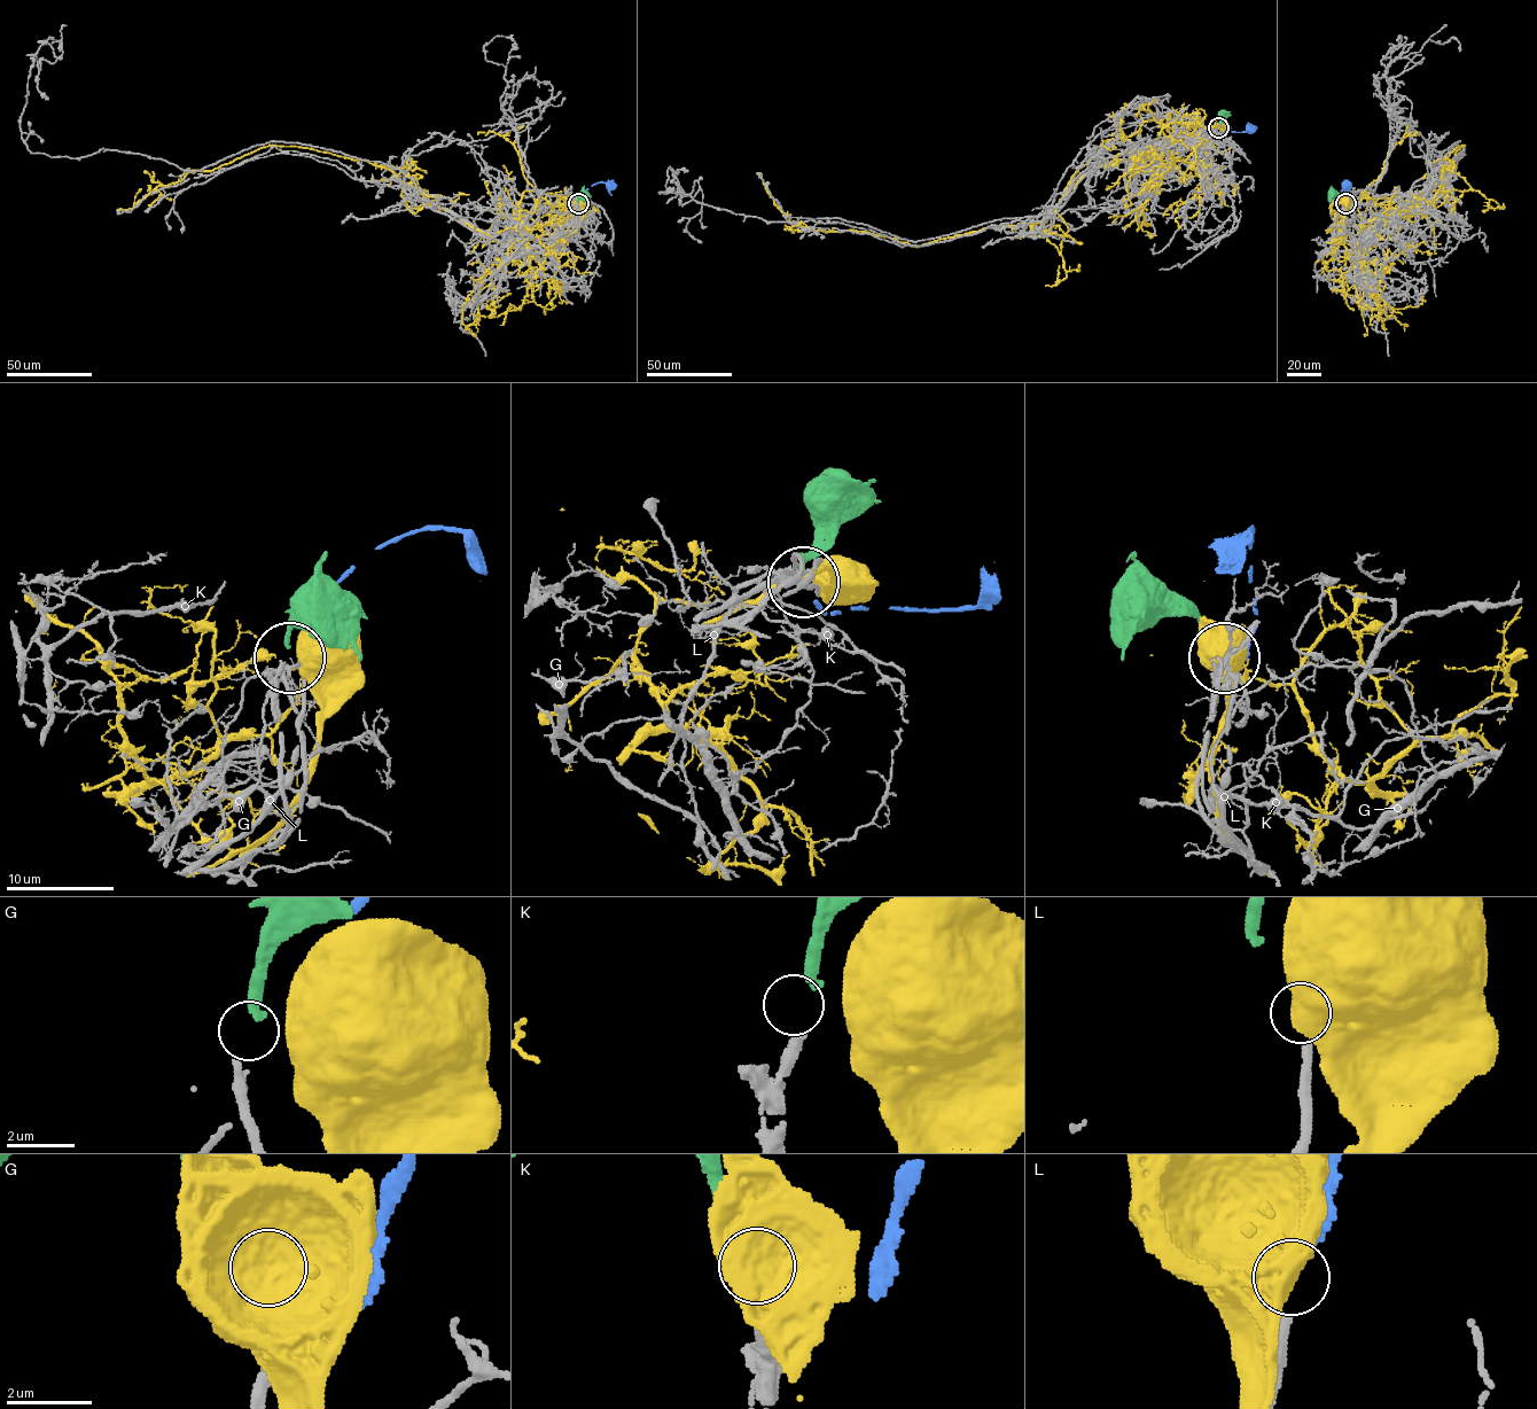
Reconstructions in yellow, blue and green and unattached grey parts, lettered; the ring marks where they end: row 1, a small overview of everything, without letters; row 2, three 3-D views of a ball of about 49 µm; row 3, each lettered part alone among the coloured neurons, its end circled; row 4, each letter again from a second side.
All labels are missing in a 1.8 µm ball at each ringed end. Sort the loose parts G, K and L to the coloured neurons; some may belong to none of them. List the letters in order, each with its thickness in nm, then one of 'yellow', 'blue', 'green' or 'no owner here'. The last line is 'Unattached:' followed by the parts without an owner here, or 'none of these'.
G: 260 nm | no owner here
K: 320 nm | green
L: 280 nm | blue
Unattached: G

